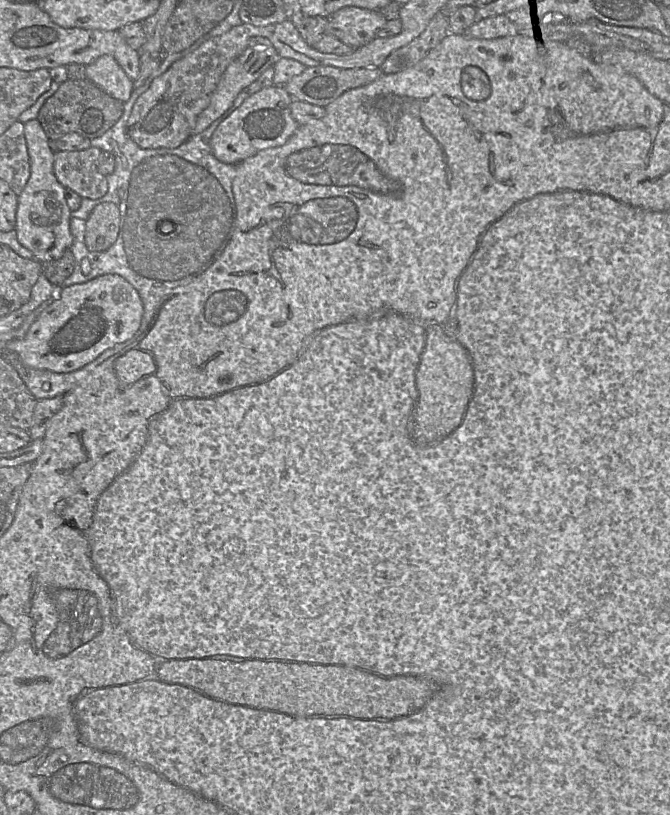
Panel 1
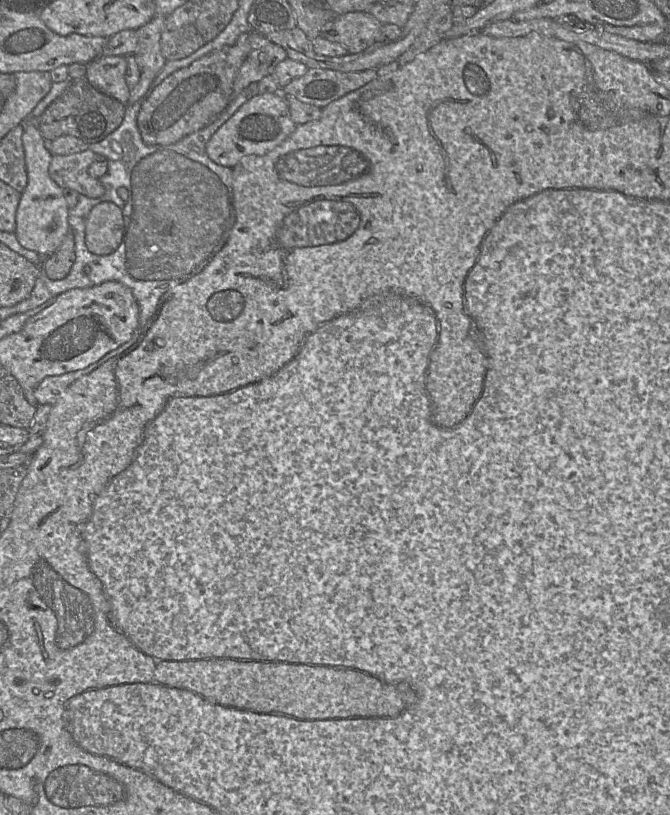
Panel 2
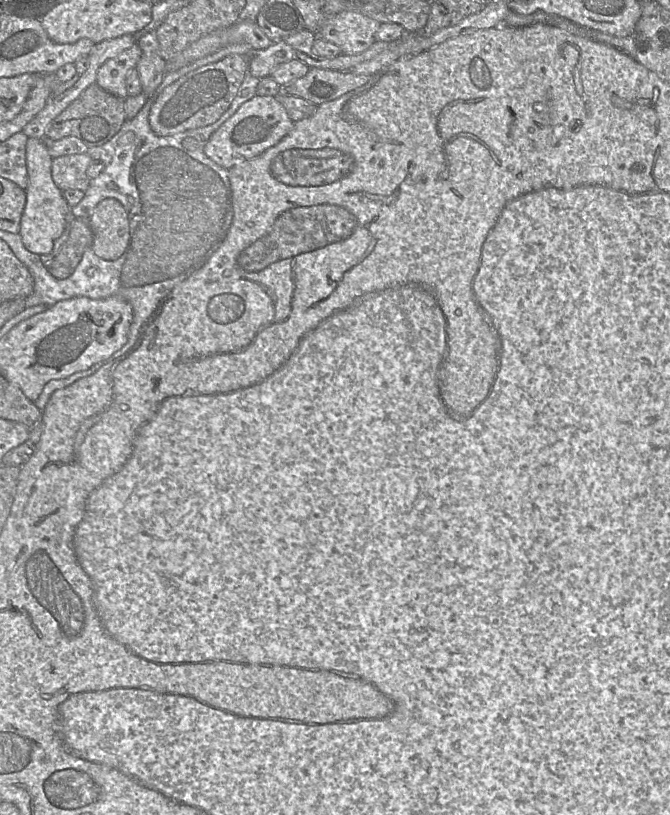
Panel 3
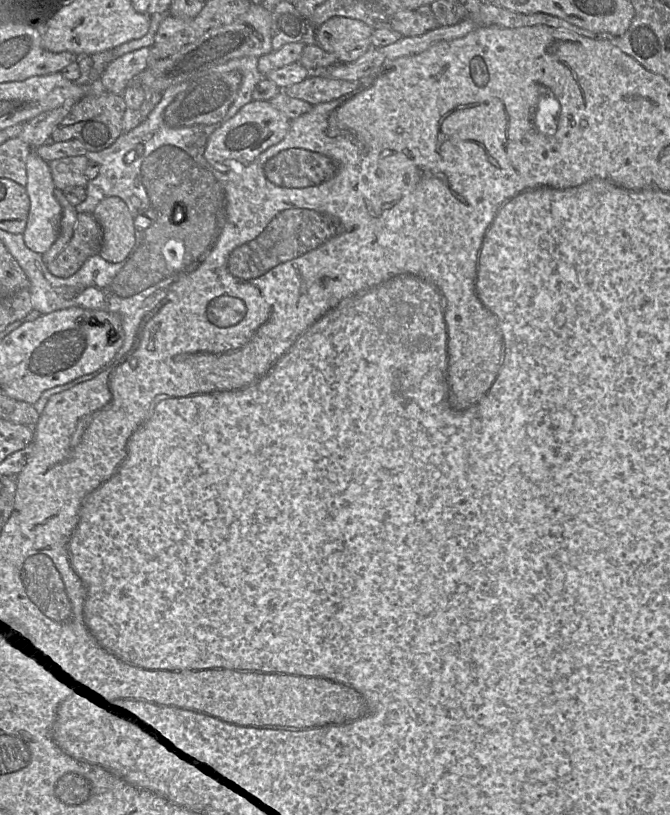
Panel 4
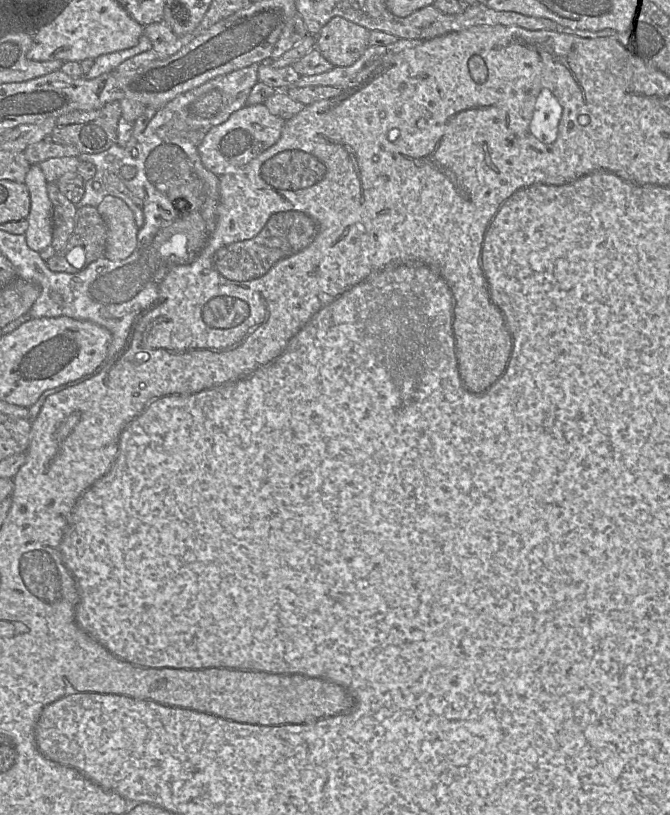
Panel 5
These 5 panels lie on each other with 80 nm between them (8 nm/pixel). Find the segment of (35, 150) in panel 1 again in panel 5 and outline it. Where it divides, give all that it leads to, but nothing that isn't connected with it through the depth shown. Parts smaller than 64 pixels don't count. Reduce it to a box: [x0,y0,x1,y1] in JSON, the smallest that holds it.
[24,165,52,253]

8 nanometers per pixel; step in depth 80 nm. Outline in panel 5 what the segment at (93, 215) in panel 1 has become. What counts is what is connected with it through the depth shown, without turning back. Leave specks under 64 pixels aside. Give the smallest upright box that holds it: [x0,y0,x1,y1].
[97,196,139,261]

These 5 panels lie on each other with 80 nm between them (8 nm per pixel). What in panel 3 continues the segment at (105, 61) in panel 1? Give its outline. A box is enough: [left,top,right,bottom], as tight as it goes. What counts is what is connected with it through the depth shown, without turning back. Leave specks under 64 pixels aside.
[95,43,141,99]

